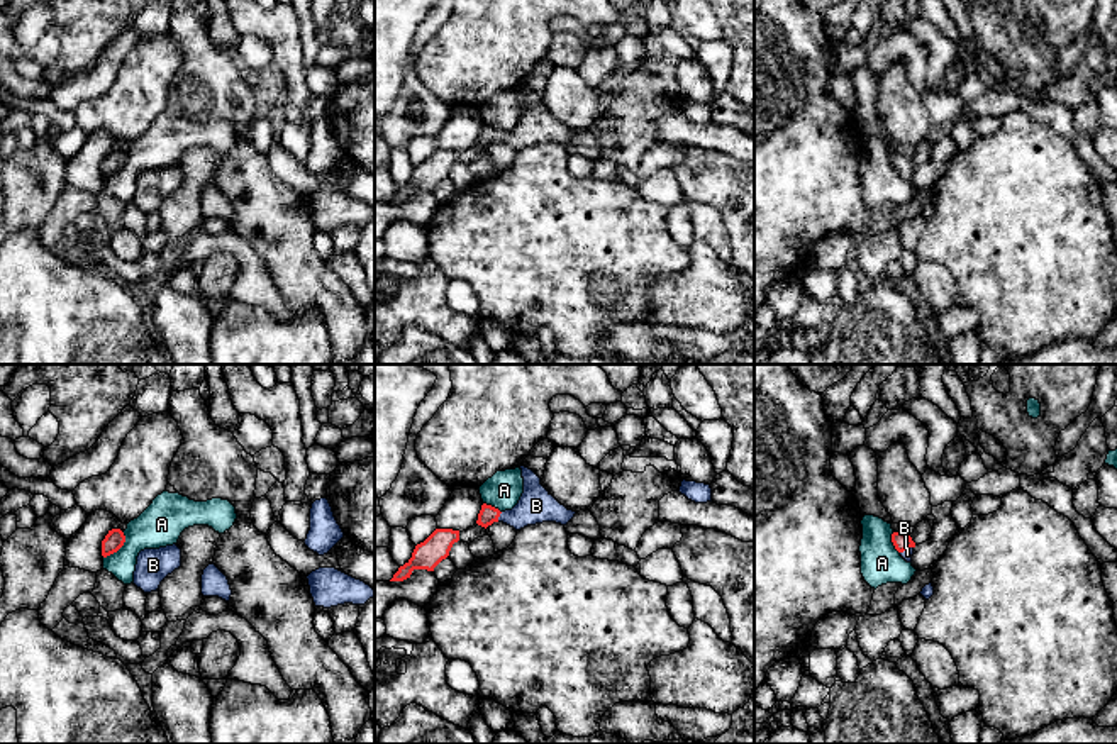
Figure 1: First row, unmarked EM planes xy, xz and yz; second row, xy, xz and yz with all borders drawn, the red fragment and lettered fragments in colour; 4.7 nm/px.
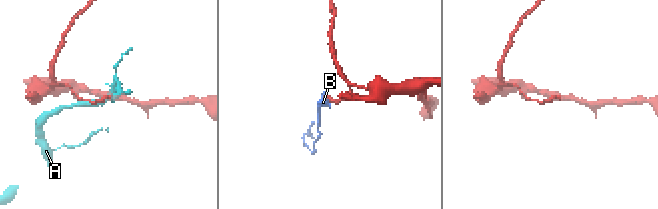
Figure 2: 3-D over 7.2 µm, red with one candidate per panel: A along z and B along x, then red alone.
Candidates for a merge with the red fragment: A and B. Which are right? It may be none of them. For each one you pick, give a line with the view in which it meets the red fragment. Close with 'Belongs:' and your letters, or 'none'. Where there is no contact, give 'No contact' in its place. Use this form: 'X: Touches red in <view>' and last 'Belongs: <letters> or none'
B: Touches red in xz
Belongs: B

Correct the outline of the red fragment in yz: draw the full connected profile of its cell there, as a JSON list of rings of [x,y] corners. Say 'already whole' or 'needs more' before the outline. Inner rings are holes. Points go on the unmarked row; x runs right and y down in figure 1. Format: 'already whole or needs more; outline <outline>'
needs more; outline [[[905,151],[903,153],[893,153],[892,163],[893,163],[895,169],[900,173],[900,176],[907,183],[912,183],[915,163],[912,161],[910,154],[907,154]]]

